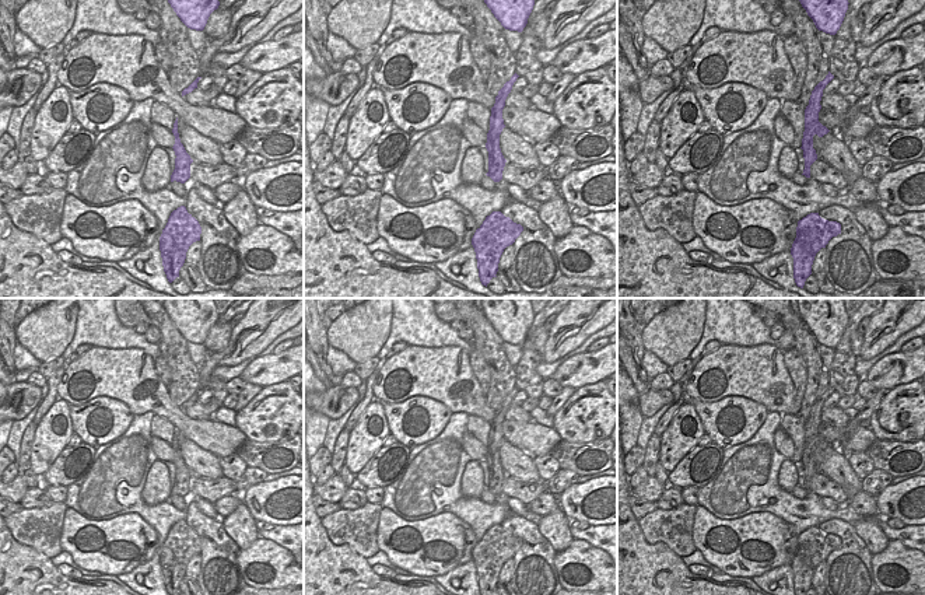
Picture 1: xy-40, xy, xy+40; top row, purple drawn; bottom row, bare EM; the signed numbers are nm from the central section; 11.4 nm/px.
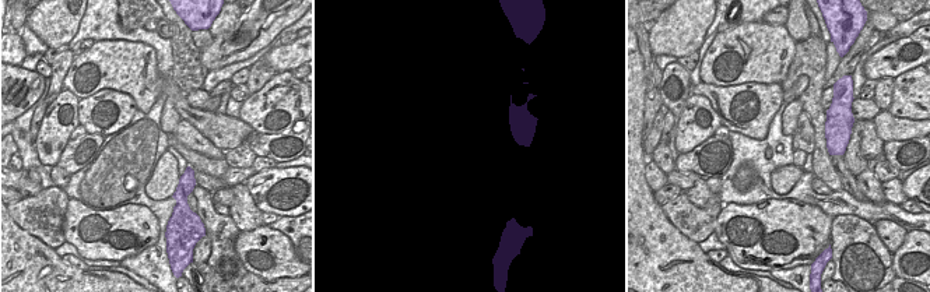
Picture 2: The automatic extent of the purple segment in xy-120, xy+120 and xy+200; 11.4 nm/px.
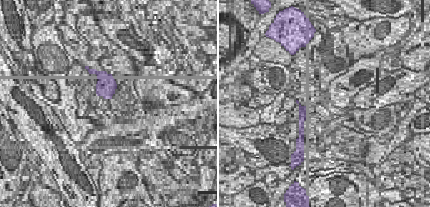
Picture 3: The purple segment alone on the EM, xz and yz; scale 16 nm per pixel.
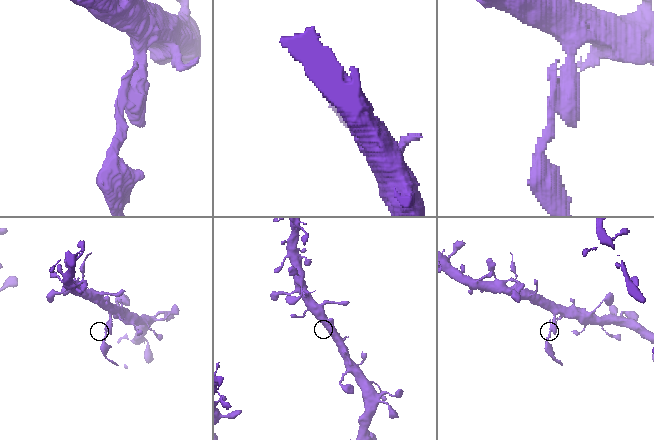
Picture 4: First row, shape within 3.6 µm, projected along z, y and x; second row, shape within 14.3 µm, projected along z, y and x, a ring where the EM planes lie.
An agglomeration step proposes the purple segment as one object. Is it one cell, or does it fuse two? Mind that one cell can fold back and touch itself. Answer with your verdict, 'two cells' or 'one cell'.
two cells

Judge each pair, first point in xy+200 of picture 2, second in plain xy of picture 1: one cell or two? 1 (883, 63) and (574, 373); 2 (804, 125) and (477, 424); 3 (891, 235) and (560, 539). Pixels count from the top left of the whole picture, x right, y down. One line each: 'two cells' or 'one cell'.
1: one cell
2: one cell
3: one cell

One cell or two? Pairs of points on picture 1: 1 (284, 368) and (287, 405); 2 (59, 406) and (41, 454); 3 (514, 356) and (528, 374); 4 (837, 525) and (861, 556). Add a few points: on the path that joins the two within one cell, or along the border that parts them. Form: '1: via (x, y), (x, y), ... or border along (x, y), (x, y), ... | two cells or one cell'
1: border along (287, 380), (263, 388) | two cells
2: via (51, 417), (48, 443) | one cell
3: border along (522, 346), (522, 354), (514, 367) | two cells
4: via (844, 532), (854, 549) | one cell

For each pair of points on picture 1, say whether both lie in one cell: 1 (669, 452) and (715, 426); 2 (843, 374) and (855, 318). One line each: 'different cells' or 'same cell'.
1: different cells
2: same cell

